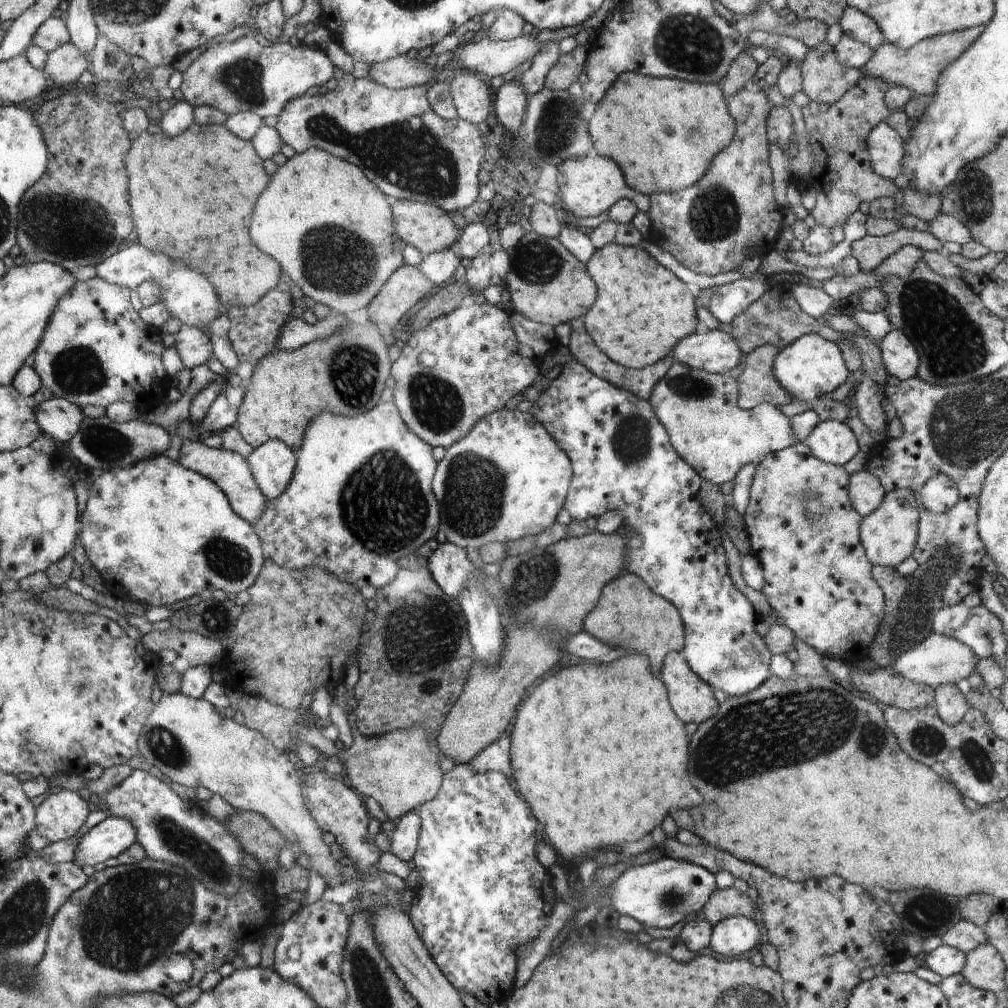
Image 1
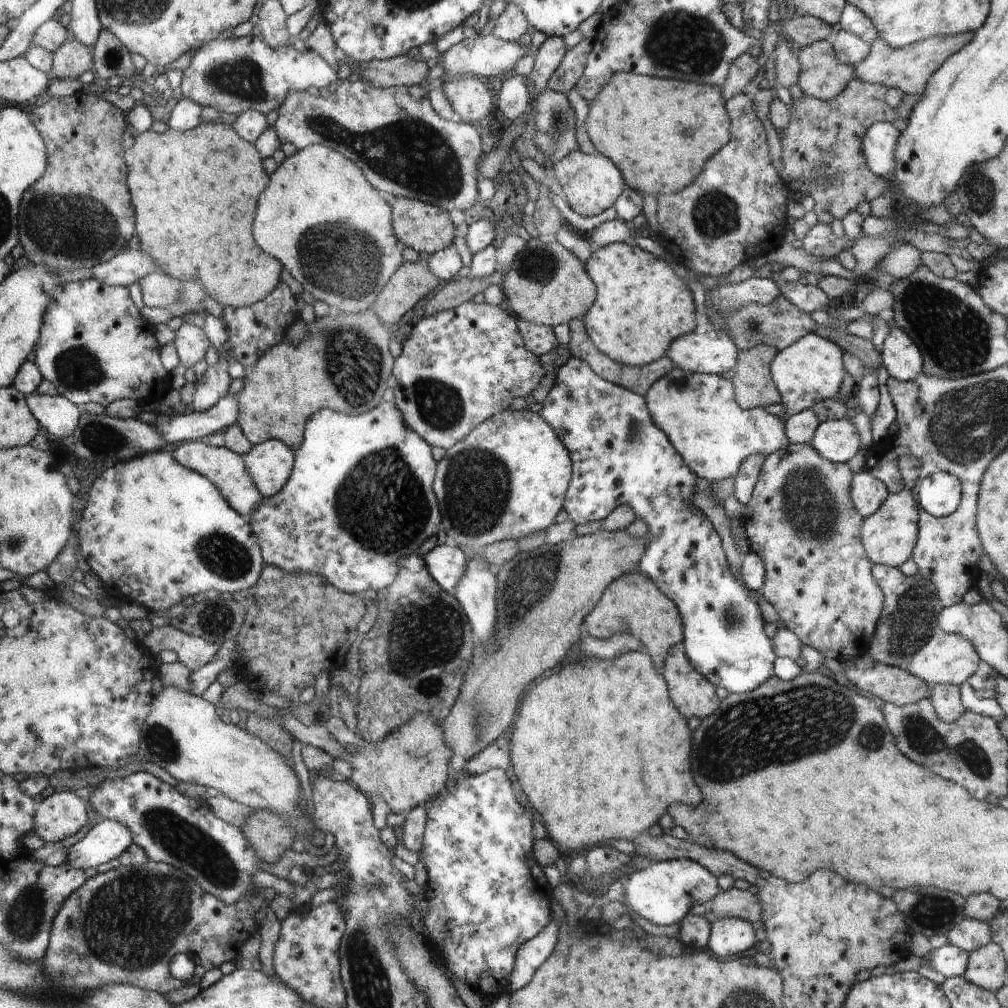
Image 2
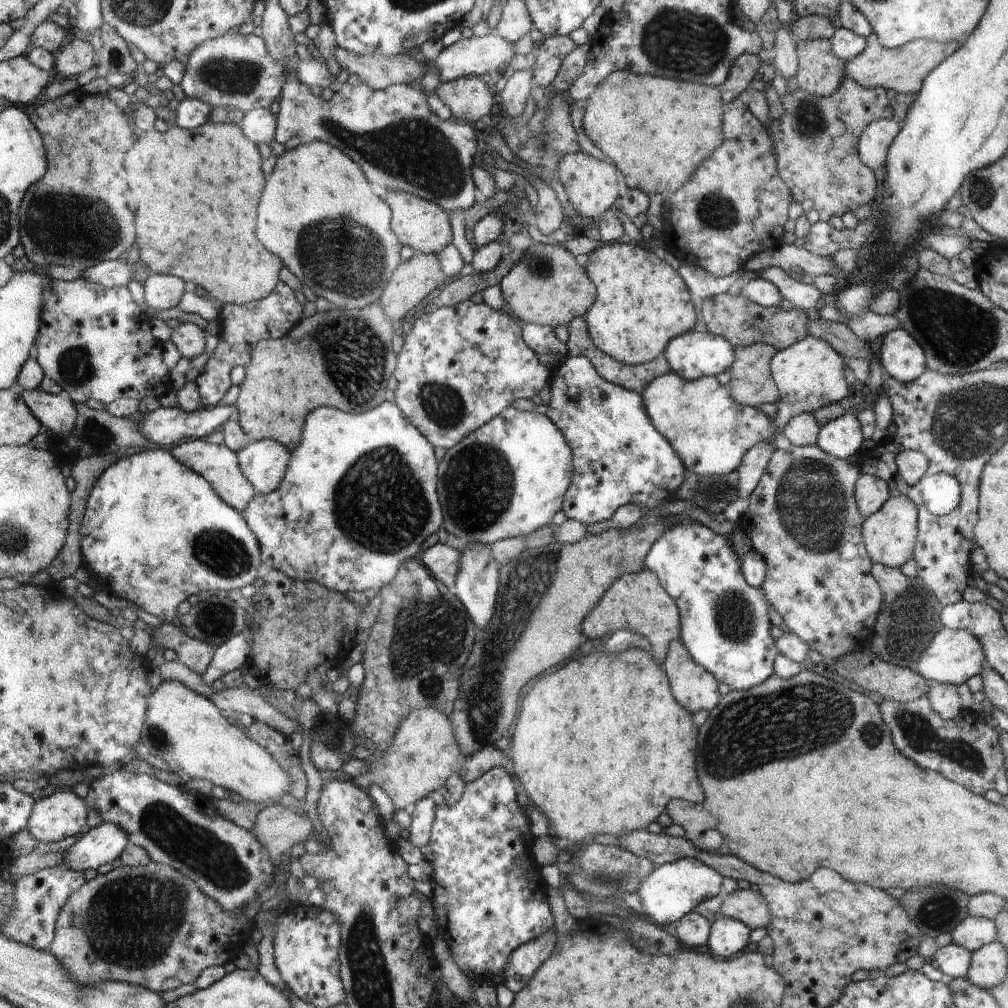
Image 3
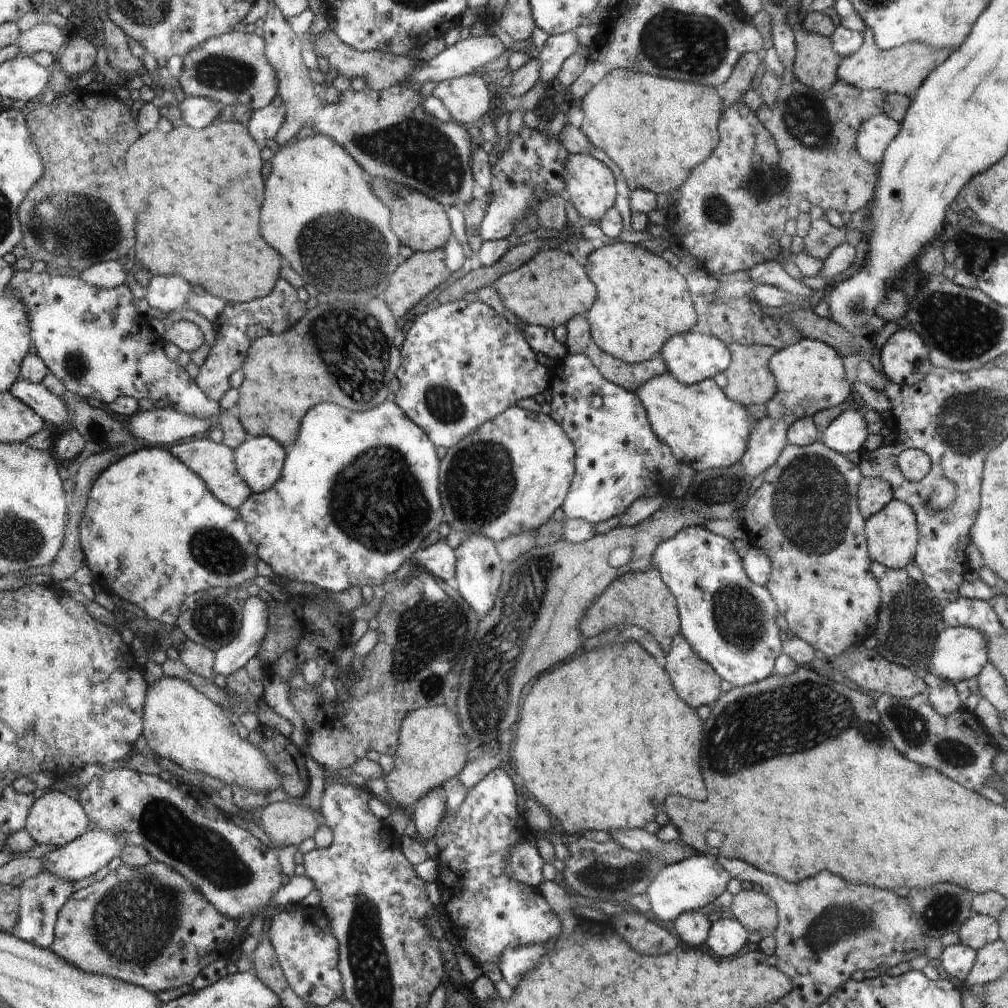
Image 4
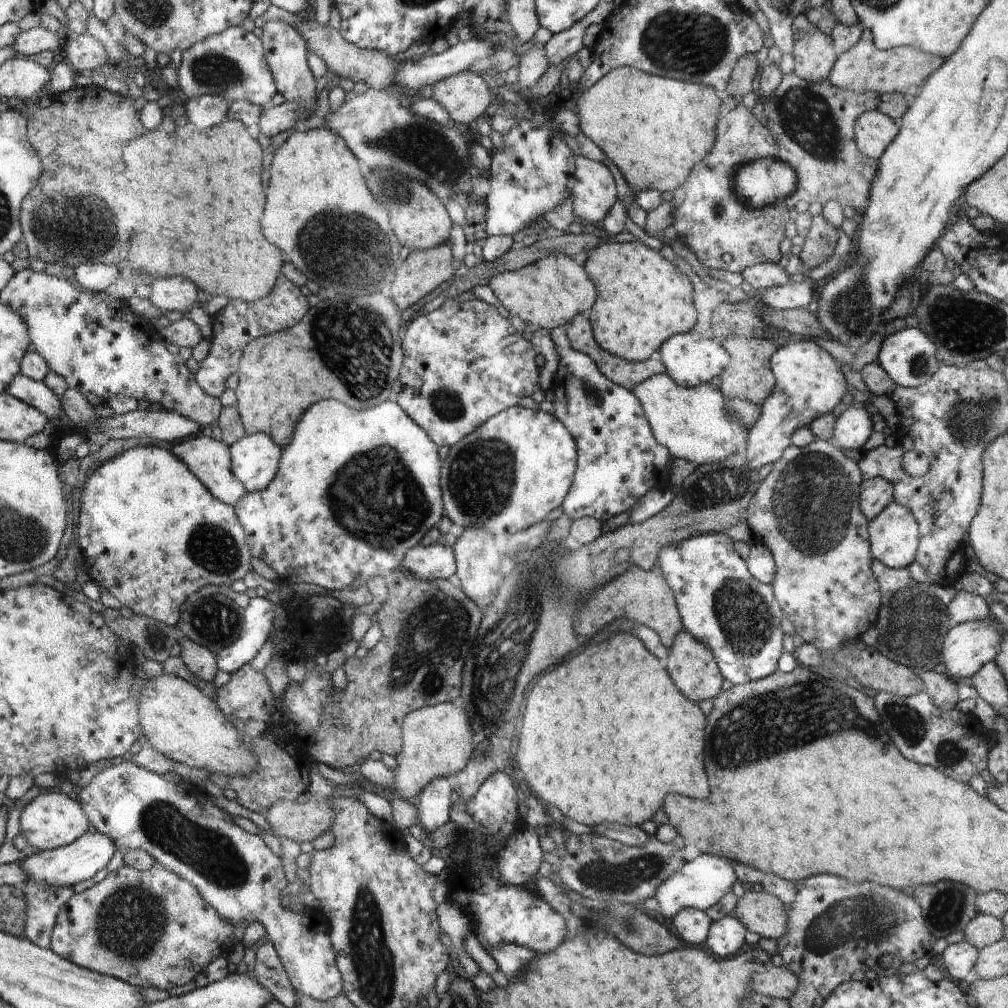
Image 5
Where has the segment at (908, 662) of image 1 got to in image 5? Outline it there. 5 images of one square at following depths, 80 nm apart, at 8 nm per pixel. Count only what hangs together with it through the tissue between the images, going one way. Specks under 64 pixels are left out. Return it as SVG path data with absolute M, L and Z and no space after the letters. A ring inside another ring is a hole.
M996 618L966 621L949 627L944 644L944 672L955 681L958 678L972 678L984 664L995 660L1003 644L1005 630L1006 628Z

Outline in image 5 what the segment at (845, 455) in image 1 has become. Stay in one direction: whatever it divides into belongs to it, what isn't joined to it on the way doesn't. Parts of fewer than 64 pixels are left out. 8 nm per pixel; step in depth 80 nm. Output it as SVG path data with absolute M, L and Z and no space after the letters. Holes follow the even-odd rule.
M851 406L835 420L831 441L840 448L861 450L861 446L872 436L874 424L870 407Z

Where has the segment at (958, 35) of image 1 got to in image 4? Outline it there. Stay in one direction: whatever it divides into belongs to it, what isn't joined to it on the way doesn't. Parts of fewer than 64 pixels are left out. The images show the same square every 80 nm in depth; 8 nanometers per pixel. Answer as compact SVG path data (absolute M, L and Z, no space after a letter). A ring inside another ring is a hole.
M866 28L862 34L863 46L855 55L843 58L843 64L839 68L839 80L847 81L863 90L877 89L886 94L899 93L914 97L927 81L927 77L952 54L952 50L948 48L934 48L926 42L908 42L890 50L880 49L875 44L870 28Z

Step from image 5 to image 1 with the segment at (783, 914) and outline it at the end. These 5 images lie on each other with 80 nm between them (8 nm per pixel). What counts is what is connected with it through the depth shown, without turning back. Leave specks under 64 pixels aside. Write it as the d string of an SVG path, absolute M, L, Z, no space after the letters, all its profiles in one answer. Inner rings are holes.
M734 886L729 889L718 889L707 900L706 906L702 908L705 919L714 926L726 917L756 918L755 903L746 893L741 893Z

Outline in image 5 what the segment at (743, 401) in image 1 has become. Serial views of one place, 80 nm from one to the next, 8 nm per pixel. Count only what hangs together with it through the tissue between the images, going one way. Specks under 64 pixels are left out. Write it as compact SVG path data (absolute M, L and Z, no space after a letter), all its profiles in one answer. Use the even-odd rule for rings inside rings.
M727 336L723 339L723 347L731 355L730 366L719 376L721 384L718 389L728 402L732 399L746 397L755 403L763 404L764 399L772 392L775 376L771 369L771 356L778 350L776 345L762 337Z

